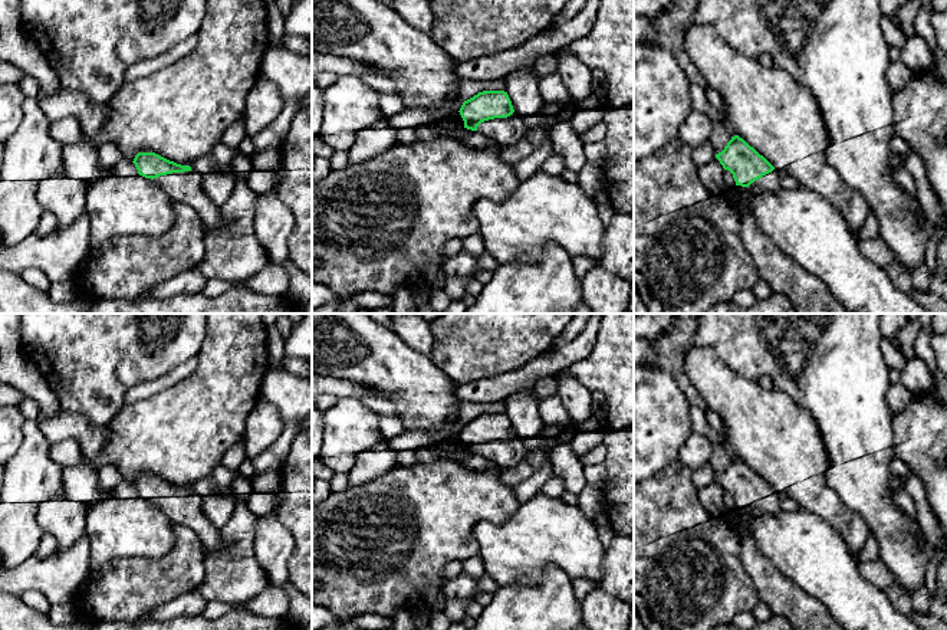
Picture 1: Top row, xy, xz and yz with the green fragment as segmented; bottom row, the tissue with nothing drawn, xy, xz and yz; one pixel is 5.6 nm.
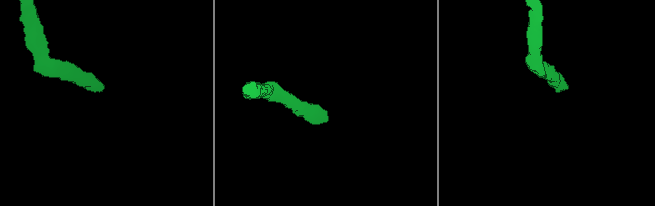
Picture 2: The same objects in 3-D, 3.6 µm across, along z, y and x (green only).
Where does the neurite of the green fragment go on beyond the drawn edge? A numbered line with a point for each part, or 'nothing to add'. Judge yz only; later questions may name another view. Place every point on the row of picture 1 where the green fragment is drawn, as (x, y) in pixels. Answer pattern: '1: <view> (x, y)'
1: yz (769, 183)

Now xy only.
1: xy (184, 187)

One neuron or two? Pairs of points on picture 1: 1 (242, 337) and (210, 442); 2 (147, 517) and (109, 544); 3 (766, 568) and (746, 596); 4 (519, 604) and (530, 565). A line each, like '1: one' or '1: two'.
1: one
2: one
3: two
4: two

